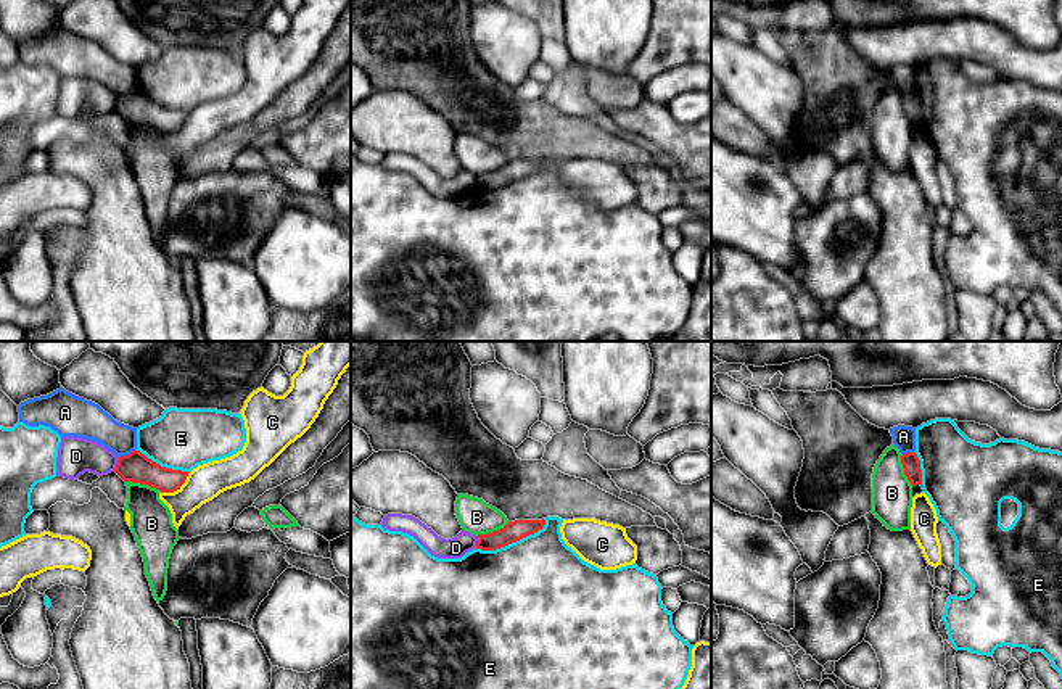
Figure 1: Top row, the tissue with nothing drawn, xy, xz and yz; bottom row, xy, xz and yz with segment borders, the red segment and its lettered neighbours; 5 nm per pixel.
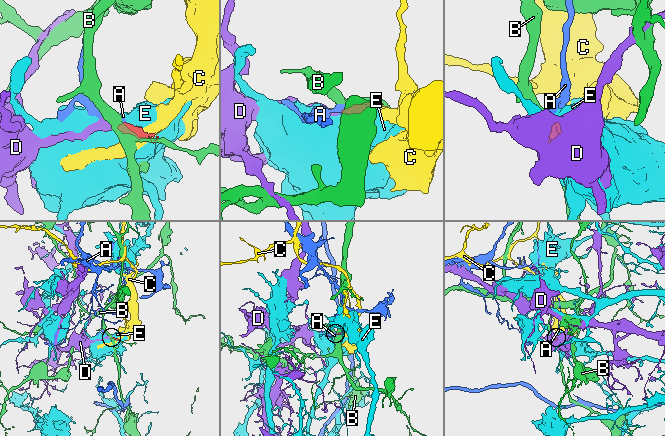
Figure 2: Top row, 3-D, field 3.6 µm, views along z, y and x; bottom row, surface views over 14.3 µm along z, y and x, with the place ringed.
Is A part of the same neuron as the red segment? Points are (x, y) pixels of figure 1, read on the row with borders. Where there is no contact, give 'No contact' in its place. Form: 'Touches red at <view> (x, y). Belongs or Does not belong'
Touches red at xy (127, 454). Does not belong

